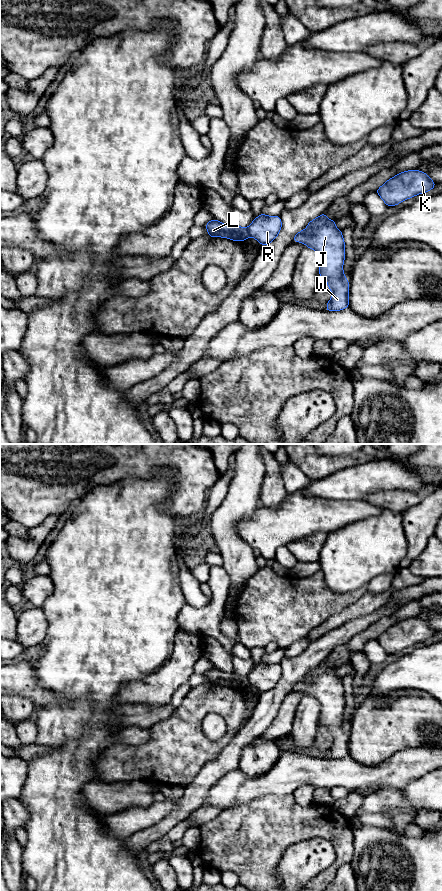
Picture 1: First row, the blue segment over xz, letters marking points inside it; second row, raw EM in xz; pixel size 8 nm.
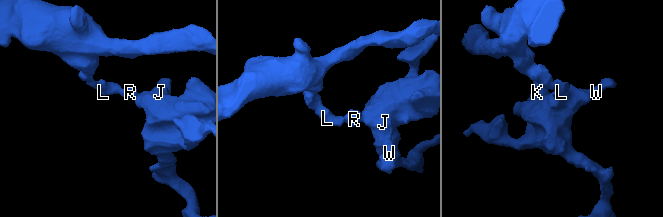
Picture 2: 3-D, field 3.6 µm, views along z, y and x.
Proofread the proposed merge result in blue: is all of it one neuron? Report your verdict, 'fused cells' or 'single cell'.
fused cells

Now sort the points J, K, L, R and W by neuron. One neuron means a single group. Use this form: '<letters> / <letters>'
J K R W / L

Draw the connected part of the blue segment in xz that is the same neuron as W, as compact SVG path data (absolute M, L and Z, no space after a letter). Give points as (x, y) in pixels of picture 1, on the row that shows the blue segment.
M324 212L293 237L293 242L305 243L321 257L319 277L327 280L327 287L332 291L325 311L349 307L349 282L343 273L345 243L342 230L335 227L335 221L328 220Z

